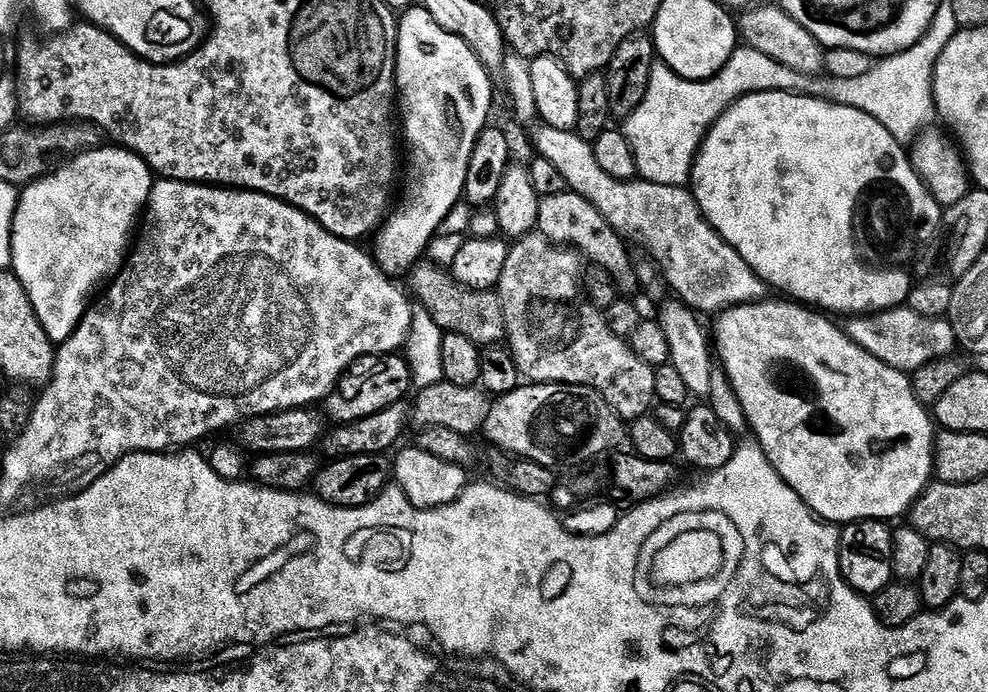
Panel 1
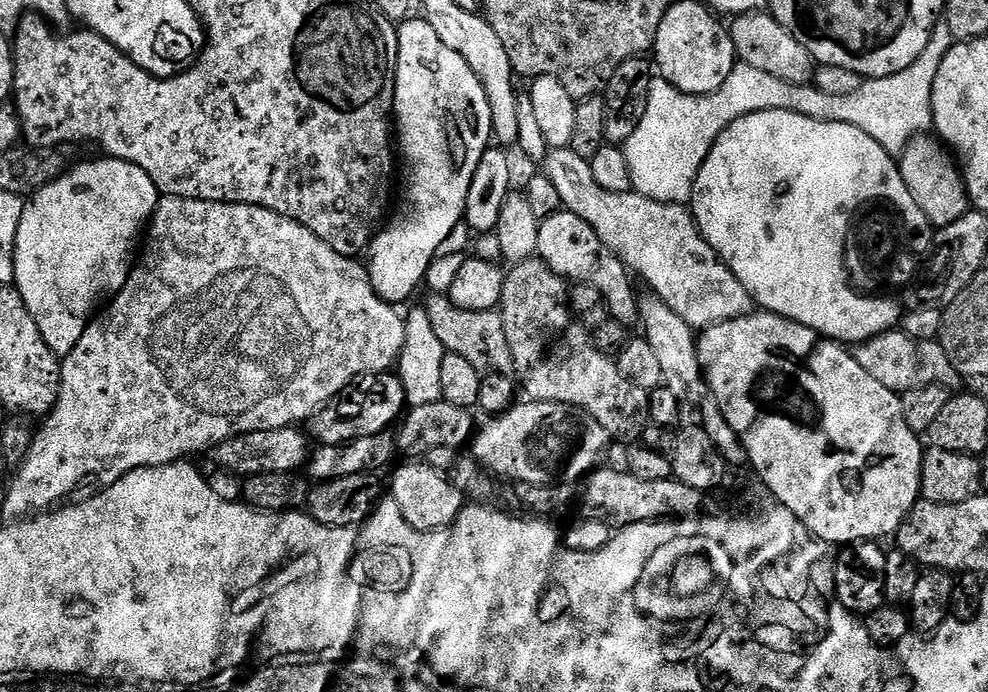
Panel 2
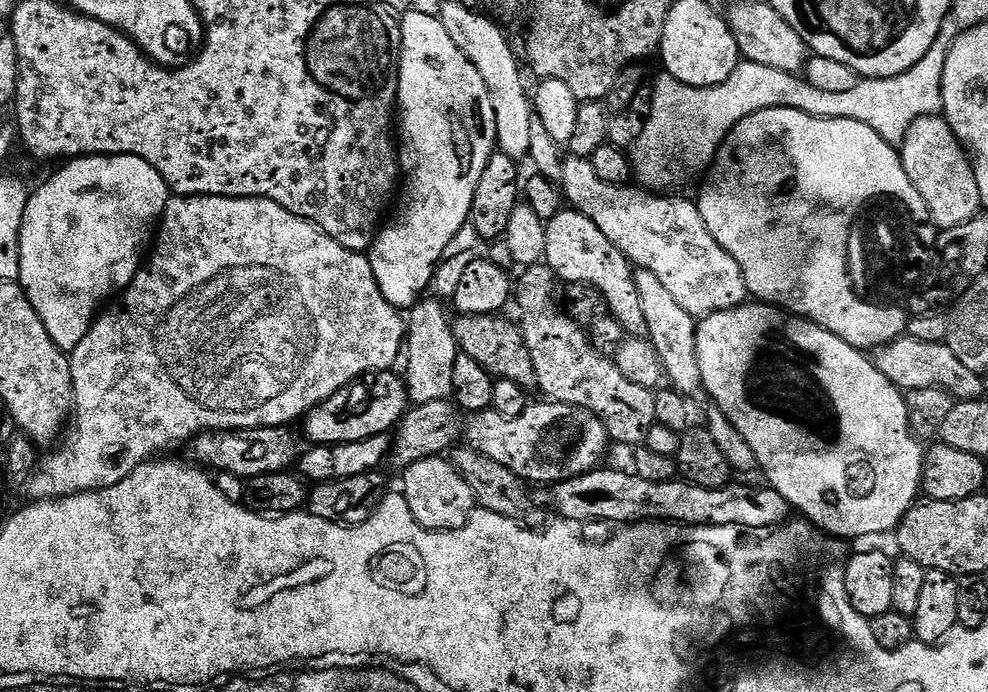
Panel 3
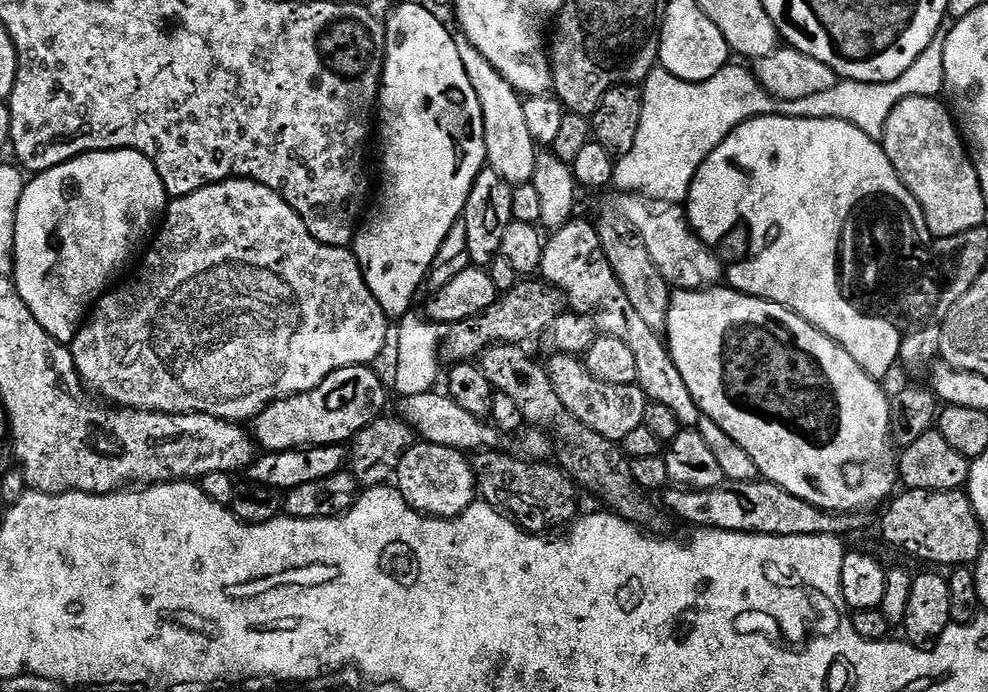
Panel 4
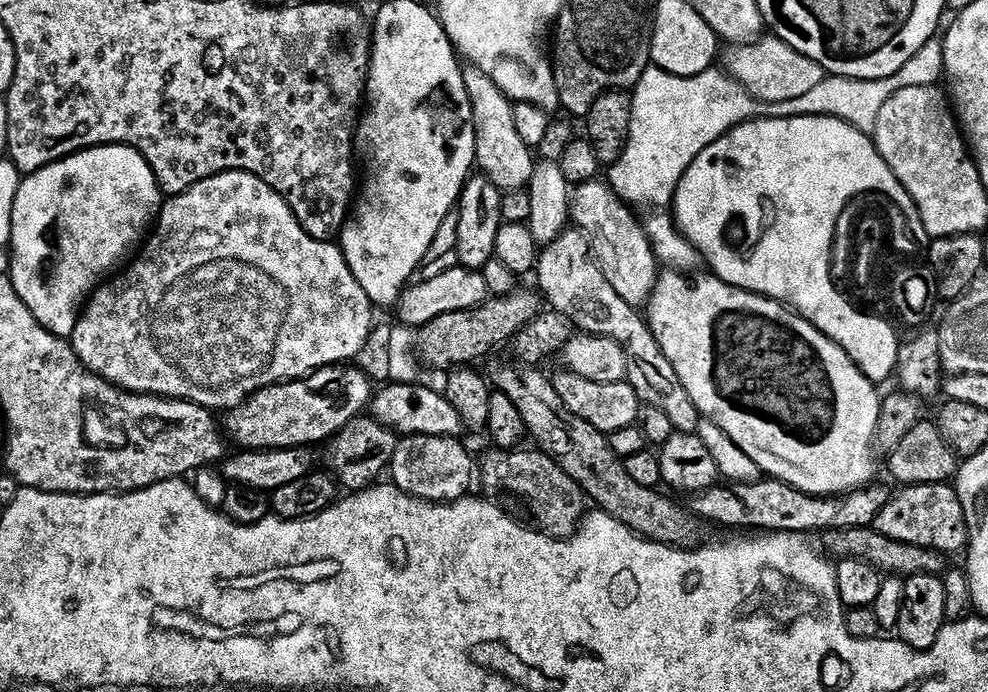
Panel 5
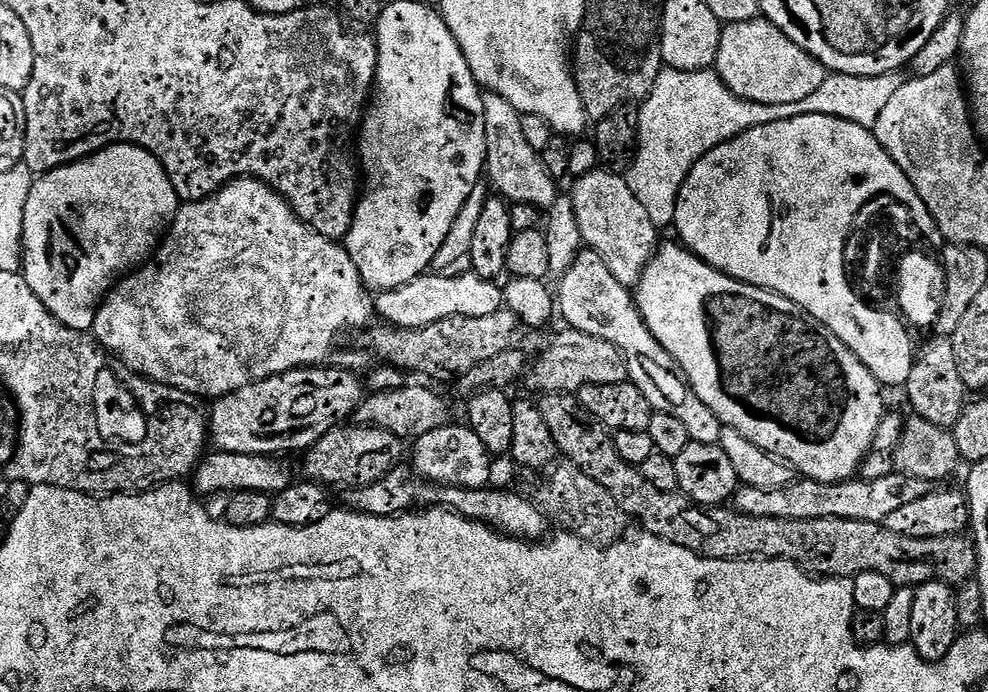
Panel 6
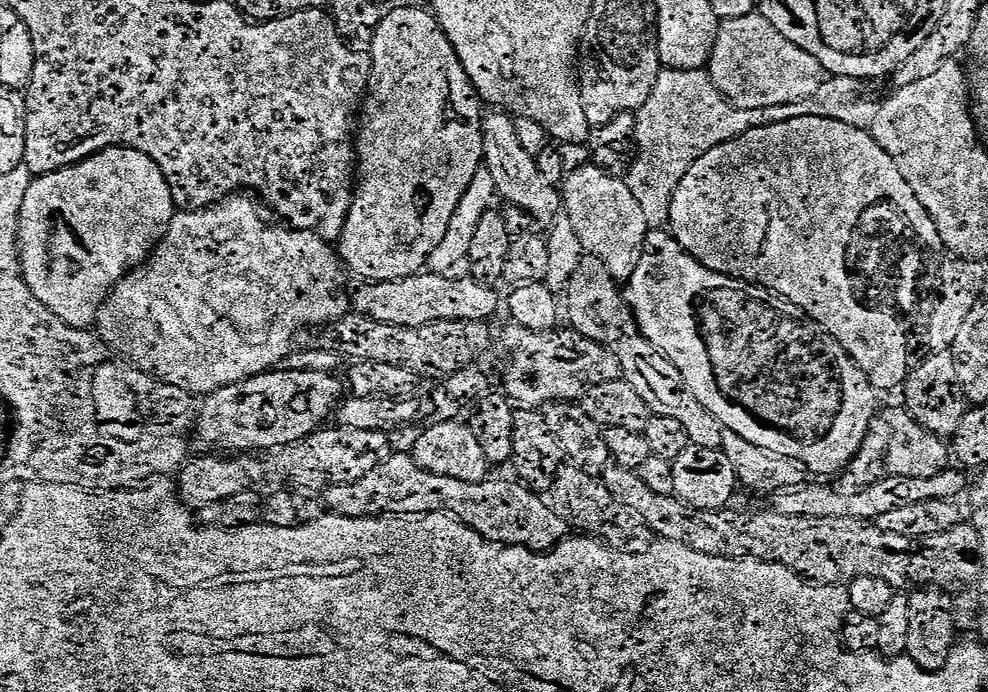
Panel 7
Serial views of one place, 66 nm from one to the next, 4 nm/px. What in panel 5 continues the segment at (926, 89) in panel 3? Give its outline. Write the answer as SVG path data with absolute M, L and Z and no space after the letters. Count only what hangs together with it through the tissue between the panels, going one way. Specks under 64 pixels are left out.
M939 39L925 42L922 50L902 66L898 74L885 80L855 80L845 76L833 76L816 86L818 90L818 116L833 116L852 124L859 132L875 133L878 116L886 102L907 88L930 88L941 83L944 76L944 46Z

